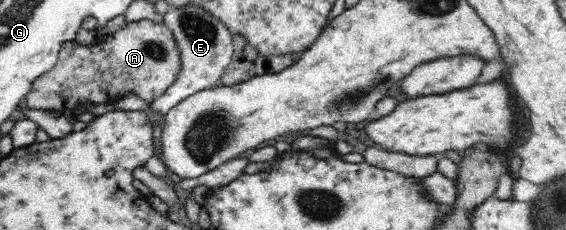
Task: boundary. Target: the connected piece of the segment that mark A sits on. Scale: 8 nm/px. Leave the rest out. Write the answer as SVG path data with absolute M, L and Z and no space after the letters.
M149 19L127 21L113 34L99 34L88 48L75 39L63 42L55 66L36 78L25 104L31 110L59 111L76 117L91 112L90 106L114 103L129 93L149 104L169 89L177 74L179 47L171 29Z

